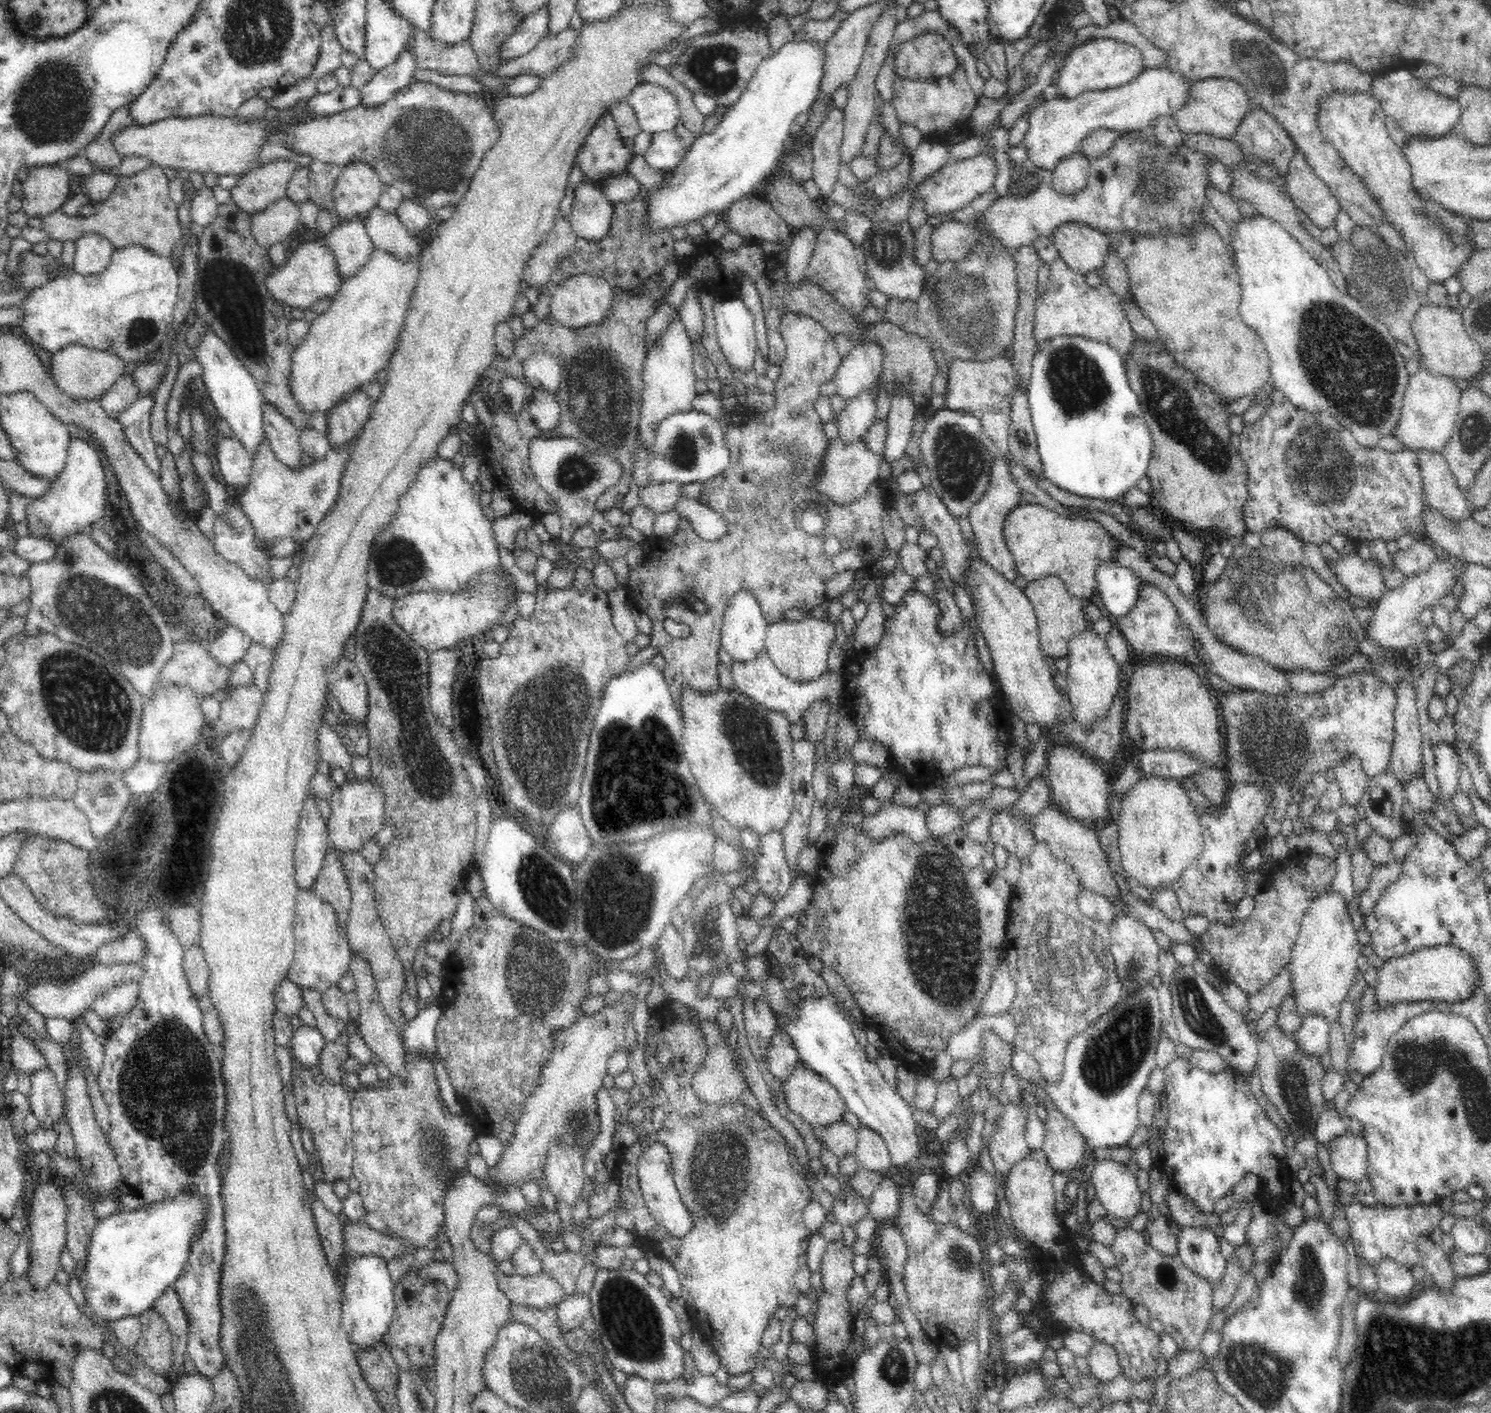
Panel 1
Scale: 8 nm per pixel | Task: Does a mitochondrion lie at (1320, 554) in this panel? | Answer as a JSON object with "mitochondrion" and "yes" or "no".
{"mitochondrion":"no"}

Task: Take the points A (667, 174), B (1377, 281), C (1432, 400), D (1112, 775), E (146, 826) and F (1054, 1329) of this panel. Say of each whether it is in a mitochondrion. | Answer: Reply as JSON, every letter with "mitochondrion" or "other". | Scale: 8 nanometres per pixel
{"A":"other","B":"mitochondrion","C":"other","D":"other","E":"other","F":"other"}

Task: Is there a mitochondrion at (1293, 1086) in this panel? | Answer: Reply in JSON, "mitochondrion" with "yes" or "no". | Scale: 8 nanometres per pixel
{"mitochondrion":"yes"}

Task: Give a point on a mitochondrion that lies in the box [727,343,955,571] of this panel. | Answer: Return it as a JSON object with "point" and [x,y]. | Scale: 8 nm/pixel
{"point":[785,475]}

